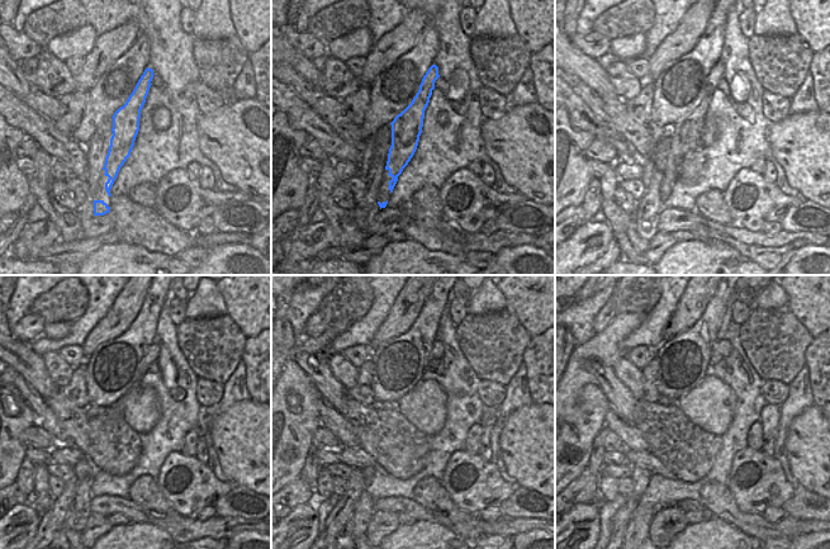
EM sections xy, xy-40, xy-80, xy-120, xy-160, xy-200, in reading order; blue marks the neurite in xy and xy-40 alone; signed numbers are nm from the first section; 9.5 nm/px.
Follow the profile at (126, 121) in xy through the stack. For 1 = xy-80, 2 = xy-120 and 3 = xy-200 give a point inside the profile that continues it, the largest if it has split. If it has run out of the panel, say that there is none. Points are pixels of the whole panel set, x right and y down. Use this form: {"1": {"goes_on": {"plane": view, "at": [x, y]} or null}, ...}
{"1": {"goes_on": {"plane": "xy-80", "at": [687, 137]}}, "2": {"goes_on": {"plane": "xy-120", "at": [152, 353]}}, "3": {"goes_on": {"plane": "xy-200", "at": [724, 348]}}}

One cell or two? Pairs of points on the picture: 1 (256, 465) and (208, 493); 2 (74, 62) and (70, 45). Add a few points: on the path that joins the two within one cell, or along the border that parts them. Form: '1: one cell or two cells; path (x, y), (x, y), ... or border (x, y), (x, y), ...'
1: two cells; border (231, 478), (235, 482)
2: two cells; border (84, 57), (71, 56), (65, 61)

